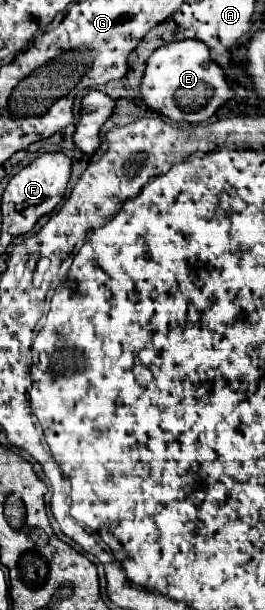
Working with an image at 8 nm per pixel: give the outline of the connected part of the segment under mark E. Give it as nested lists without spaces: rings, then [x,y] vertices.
[[[181,40],[163,44],[151,54],[141,82],[141,96],[151,110],[175,122],[185,120],[191,124],[199,124],[211,118],[225,102],[229,102],[233,98],[233,90],[227,84],[219,64],[211,60],[209,48],[203,42]]]

